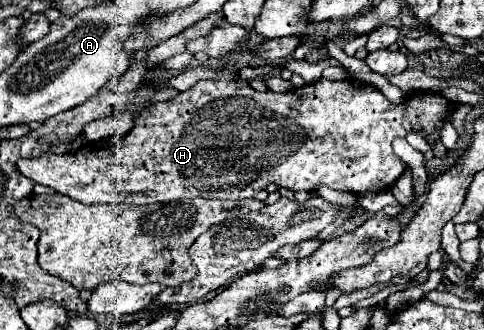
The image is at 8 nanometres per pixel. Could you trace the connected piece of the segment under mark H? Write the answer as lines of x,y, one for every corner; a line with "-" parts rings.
238,78
238,80
200,80
196,82
190,90
180,92
178,96
164,100
164,102
156,102
148,108
144,108
142,112
138,112
136,120
134,120
134,128
122,136
118,140
116,146
108,146
104,150
104,140
98,142
86,142
82,148
66,152
66,154
52,154
46,152
38,158
22,158
18,160
18,170
20,174
24,174
26,178
34,180
36,184
44,184
50,186
54,192
70,196
76,202
82,204
154,204
154,202
174,202
174,200
184,200
184,198
214,198
214,200
242,200
242,198
252,198
258,190
264,190
268,184
278,184
284,186
288,190
302,190
302,192
316,192
320,186
328,186
332,190
348,190
348,192
378,192
378,190
386,190
390,188
390,184
404,172
404,162
392,154
392,140
396,136
406,136
408,132
420,132
426,140
440,140
440,130
442,130
442,122
446,118
450,110
450,104
444,96
440,94
432,94
432,92
416,92
414,96
408,96
408,100
404,100
404,104
394,106
380,90
376,90
374,86
354,80
354,78
346,78
340,82
332,82
326,78
320,78
318,82
312,84
304,84
302,88
292,88
284,94
276,94
276,92
256,92
248,86
246,80

